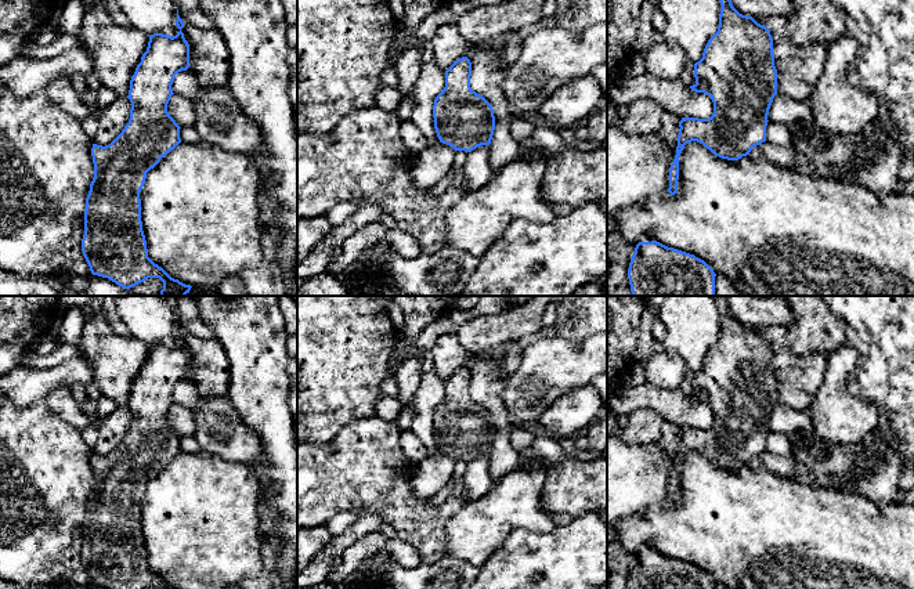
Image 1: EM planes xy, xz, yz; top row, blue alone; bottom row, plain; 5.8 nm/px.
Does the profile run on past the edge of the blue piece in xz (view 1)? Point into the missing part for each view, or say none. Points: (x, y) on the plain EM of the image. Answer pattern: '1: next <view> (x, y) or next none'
1: next none

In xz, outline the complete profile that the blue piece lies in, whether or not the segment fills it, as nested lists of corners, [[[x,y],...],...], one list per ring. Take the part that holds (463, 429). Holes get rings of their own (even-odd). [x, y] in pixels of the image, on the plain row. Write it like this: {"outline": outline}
{"outline": [[[456,369],[445,380],[445,397],[433,415],[434,438],[440,452],[465,462],[489,455],[495,440],[492,415],[472,400],[470,386],[470,369]]]}

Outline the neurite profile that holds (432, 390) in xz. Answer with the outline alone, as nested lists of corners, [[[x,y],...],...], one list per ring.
[[[431,369],[423,373],[420,384],[409,402],[415,411],[411,431],[426,445],[429,456],[440,454],[434,438],[433,415],[444,397],[445,380]]]

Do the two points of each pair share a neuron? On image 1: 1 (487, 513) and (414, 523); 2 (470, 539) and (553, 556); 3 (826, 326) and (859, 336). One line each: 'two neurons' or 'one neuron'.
1: two neurons
2: two neurons
3: two neurons

